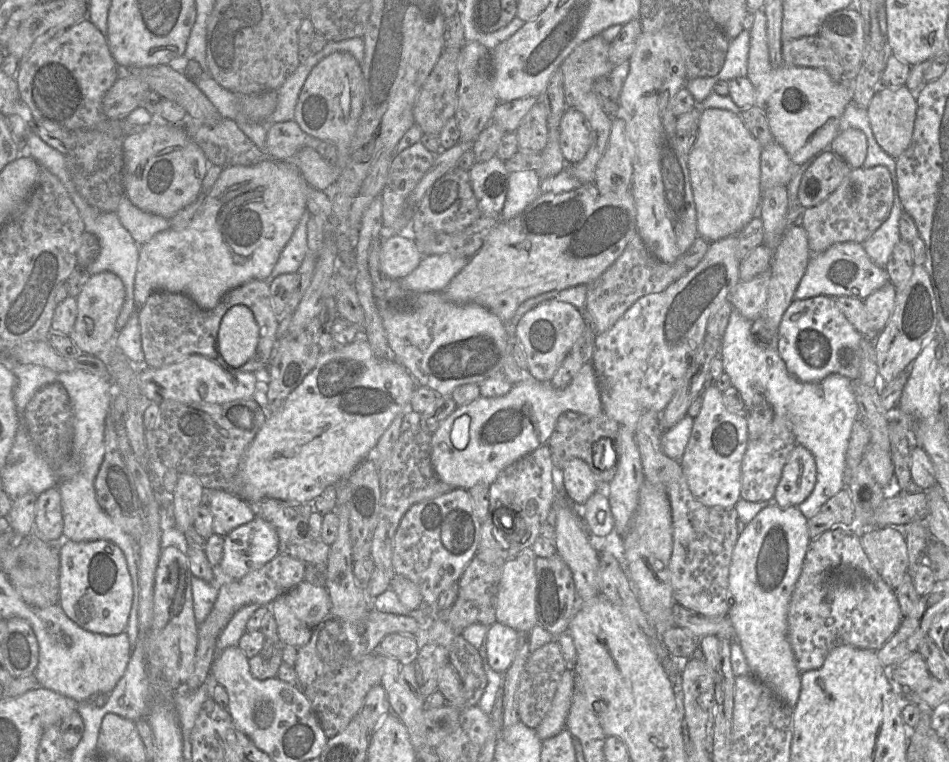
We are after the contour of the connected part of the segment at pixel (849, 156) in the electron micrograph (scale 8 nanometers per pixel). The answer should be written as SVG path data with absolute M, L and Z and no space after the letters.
M859 129L840 132L830 144L830 149L845 160L852 169L863 167L867 156L867 138Z

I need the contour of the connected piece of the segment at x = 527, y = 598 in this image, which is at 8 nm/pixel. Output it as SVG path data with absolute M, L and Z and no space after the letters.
M529 547L516 558L507 560L502 569L502 575L496 596L496 621L515 629L517 632L531 632L537 625L537 577L535 560L537 556Z

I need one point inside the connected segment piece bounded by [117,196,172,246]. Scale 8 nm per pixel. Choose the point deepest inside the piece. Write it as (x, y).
(143, 226)

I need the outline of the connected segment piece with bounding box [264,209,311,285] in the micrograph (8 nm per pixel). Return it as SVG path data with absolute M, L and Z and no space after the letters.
M308 209L303 213L290 240L280 253L271 274L264 280L270 285L273 280L285 273L296 273L308 253L307 223L311 217Z

